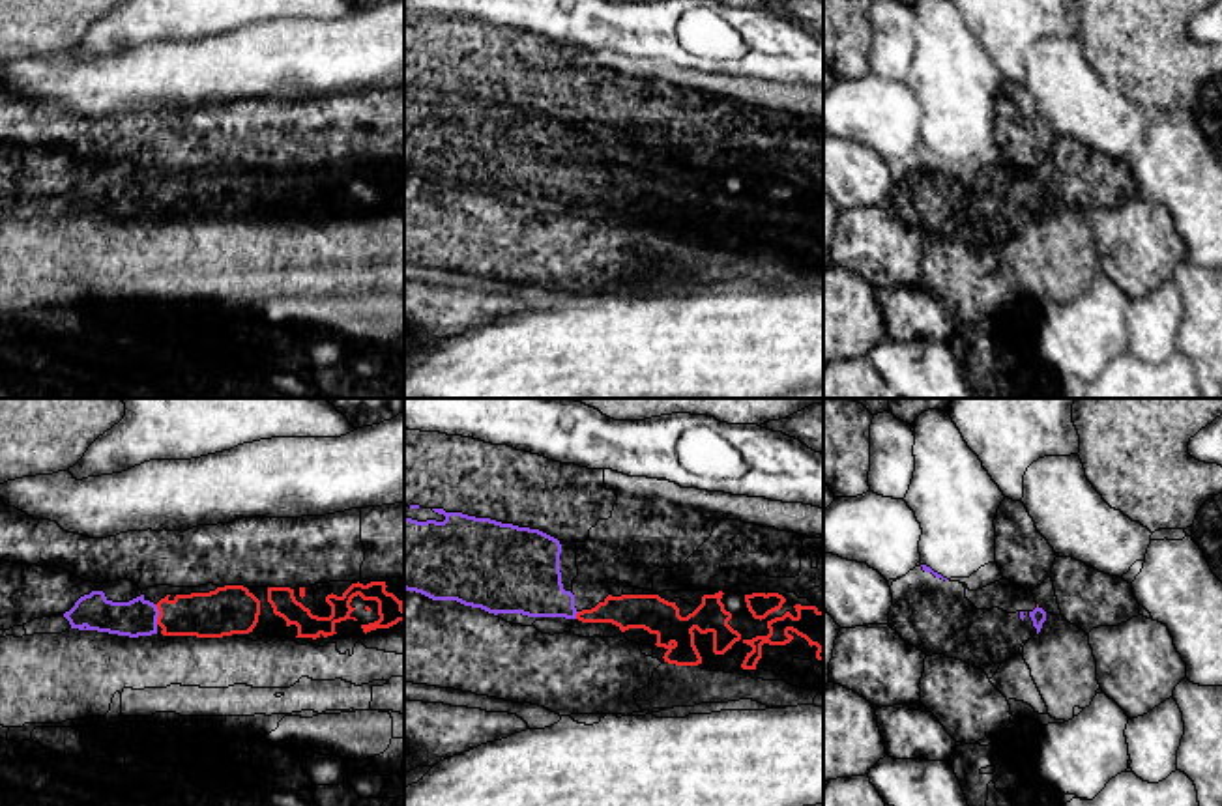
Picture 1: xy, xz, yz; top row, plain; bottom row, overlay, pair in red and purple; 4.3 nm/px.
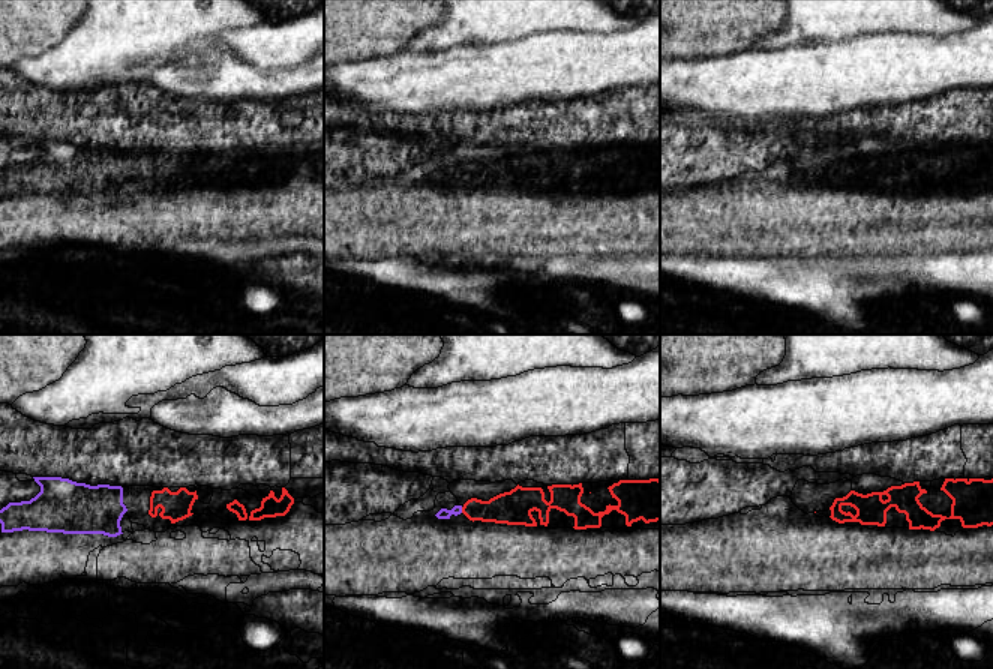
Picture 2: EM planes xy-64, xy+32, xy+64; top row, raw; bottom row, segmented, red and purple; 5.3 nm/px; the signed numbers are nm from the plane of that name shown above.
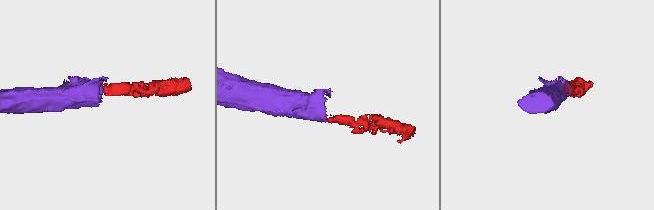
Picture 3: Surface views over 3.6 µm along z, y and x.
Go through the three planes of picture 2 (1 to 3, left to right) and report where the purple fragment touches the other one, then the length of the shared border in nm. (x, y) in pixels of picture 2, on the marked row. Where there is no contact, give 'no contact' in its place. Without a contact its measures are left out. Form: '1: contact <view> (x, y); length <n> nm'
1: no contact
2: contact xy+32 (462, 510); length 30 nm
3: no contact

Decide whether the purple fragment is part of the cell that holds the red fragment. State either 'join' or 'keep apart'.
join

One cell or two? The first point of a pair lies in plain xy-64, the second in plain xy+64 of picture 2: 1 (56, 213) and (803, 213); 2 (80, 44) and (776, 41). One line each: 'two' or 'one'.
1: one
2: one

